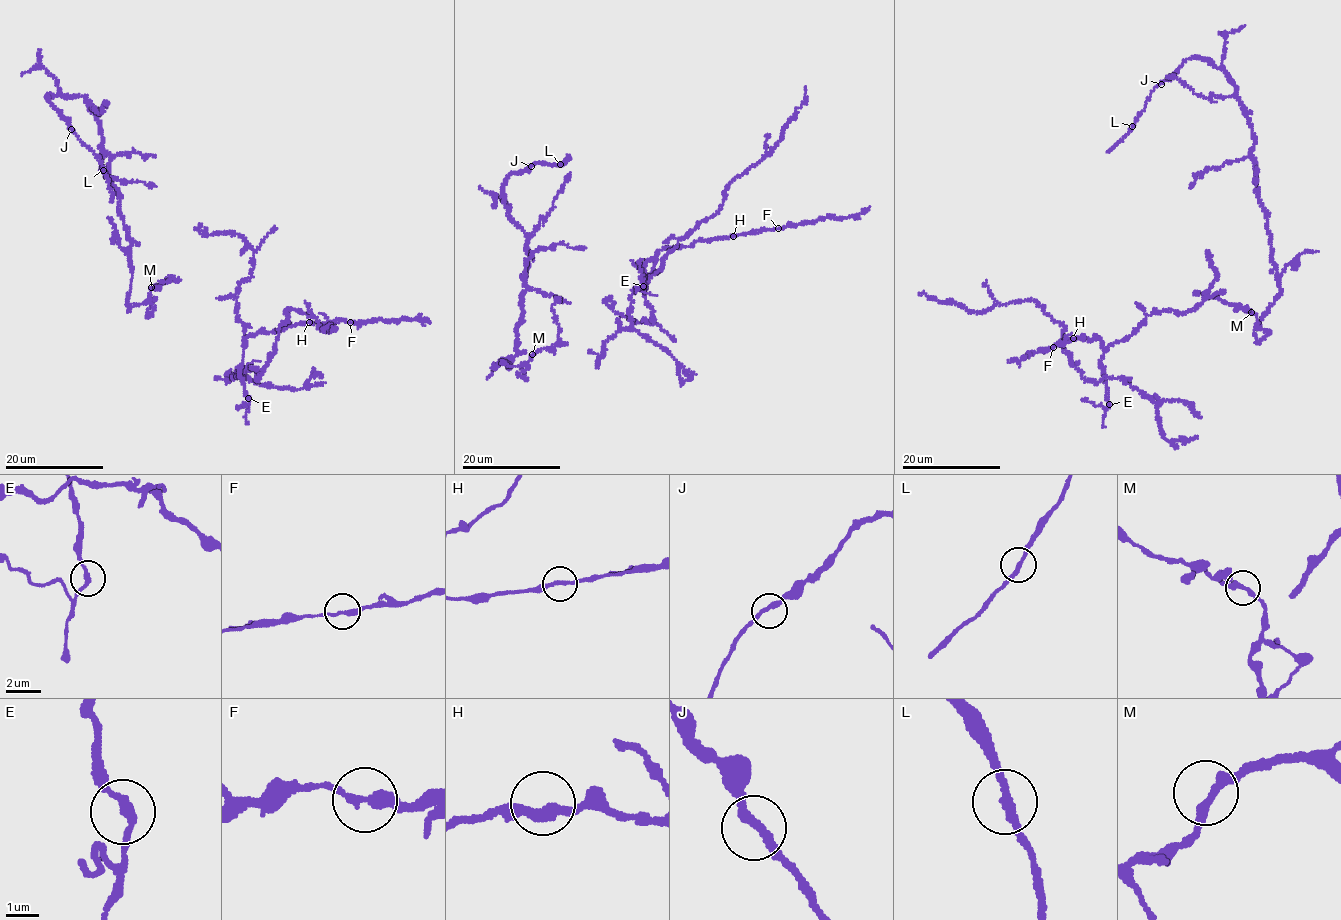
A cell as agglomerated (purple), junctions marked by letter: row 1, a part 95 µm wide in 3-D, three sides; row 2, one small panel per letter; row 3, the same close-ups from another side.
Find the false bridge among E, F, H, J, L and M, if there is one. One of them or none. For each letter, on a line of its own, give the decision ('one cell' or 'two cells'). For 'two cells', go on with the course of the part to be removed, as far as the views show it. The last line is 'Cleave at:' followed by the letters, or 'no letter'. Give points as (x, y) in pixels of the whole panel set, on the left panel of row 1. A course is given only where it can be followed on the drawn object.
E: one cell
F: one cell
H: one cell
J: one cell
L: one cell
M: one cell
Cleave at: no letter

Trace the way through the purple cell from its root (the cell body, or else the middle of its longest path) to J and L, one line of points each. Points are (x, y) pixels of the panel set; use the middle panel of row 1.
J: (533, 355), (516, 367), (503, 363), (510, 366), (517, 353), (531, 256), (503, 187), (531, 166)
L: (533, 355), (503, 363), (517, 353), (531, 256), (503, 187), (536, 164), (560, 164)

